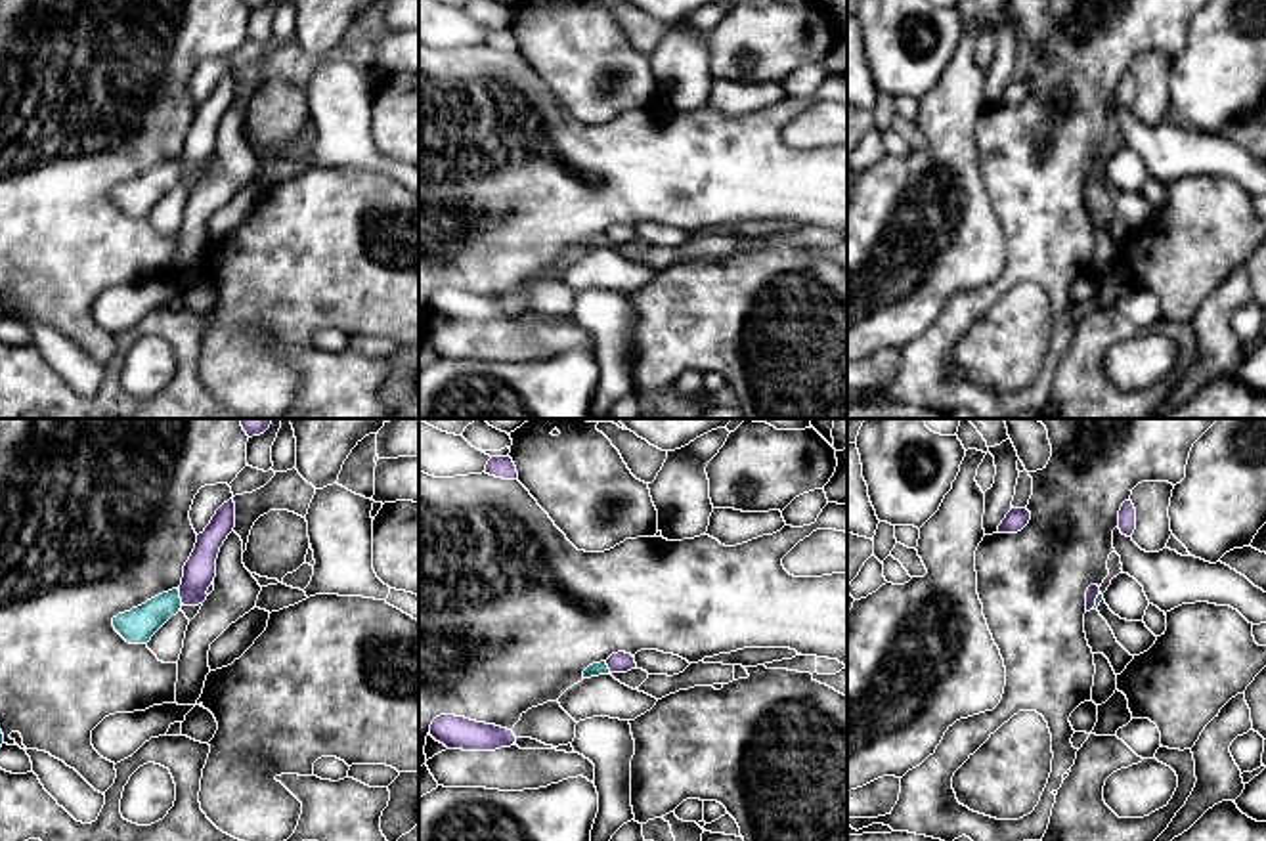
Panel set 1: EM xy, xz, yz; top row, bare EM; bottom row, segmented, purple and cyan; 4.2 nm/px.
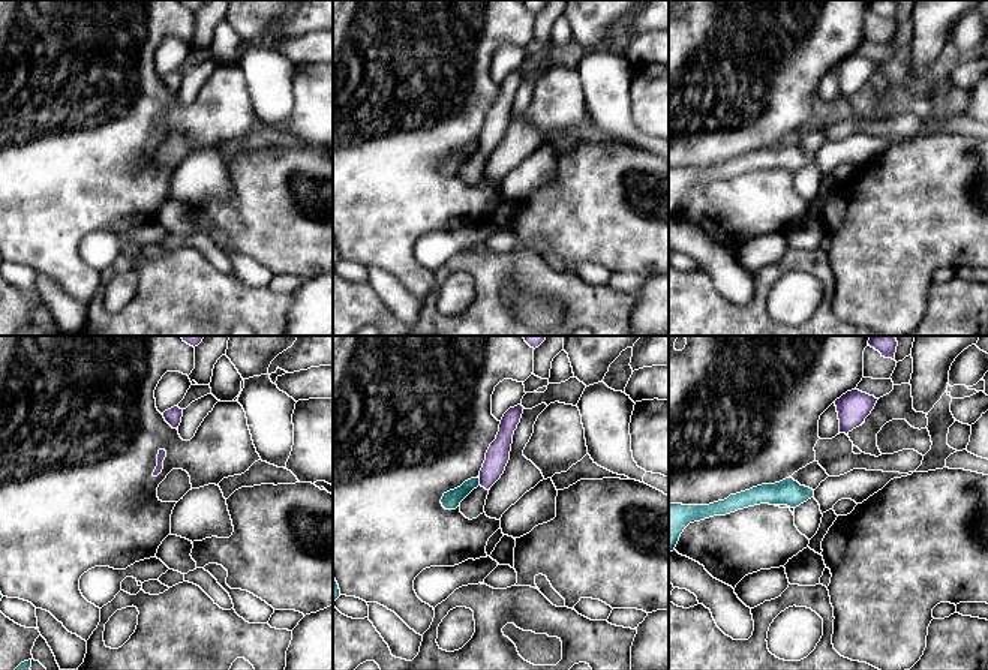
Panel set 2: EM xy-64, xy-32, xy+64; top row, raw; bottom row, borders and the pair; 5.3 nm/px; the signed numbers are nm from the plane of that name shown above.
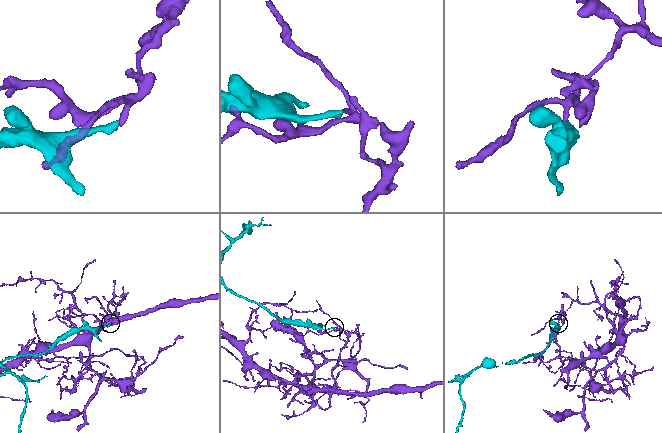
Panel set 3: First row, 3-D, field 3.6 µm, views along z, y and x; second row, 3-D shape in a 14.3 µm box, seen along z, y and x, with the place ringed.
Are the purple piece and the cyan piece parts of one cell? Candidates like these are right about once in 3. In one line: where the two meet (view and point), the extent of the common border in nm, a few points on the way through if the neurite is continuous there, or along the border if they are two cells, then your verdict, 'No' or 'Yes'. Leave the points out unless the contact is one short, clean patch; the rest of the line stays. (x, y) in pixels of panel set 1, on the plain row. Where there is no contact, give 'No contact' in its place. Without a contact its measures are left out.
Touches purple at xy (180, 169). Shared border 70 nm. Boundary: xy (176, 161), (182, 174). No

